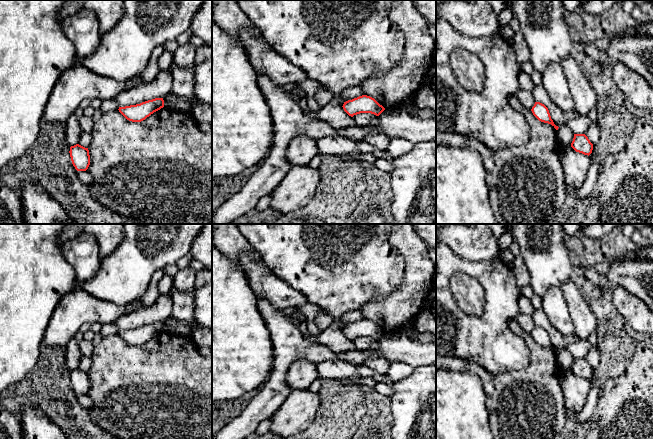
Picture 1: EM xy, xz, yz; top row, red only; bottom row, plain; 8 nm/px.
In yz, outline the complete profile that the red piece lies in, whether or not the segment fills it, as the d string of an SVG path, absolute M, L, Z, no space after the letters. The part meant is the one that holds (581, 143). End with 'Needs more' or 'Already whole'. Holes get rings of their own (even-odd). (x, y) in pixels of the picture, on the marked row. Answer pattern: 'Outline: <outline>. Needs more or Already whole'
Outline: M574 134L571 147L579 153L590 155L593 150L593 144L590 142L585 134Z. Already whole

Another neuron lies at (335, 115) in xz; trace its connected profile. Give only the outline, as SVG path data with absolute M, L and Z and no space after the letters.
M331 102L323 107L318 107L316 117L330 123L334 128L345 128L355 124L353 118L344 111L342 106Z

